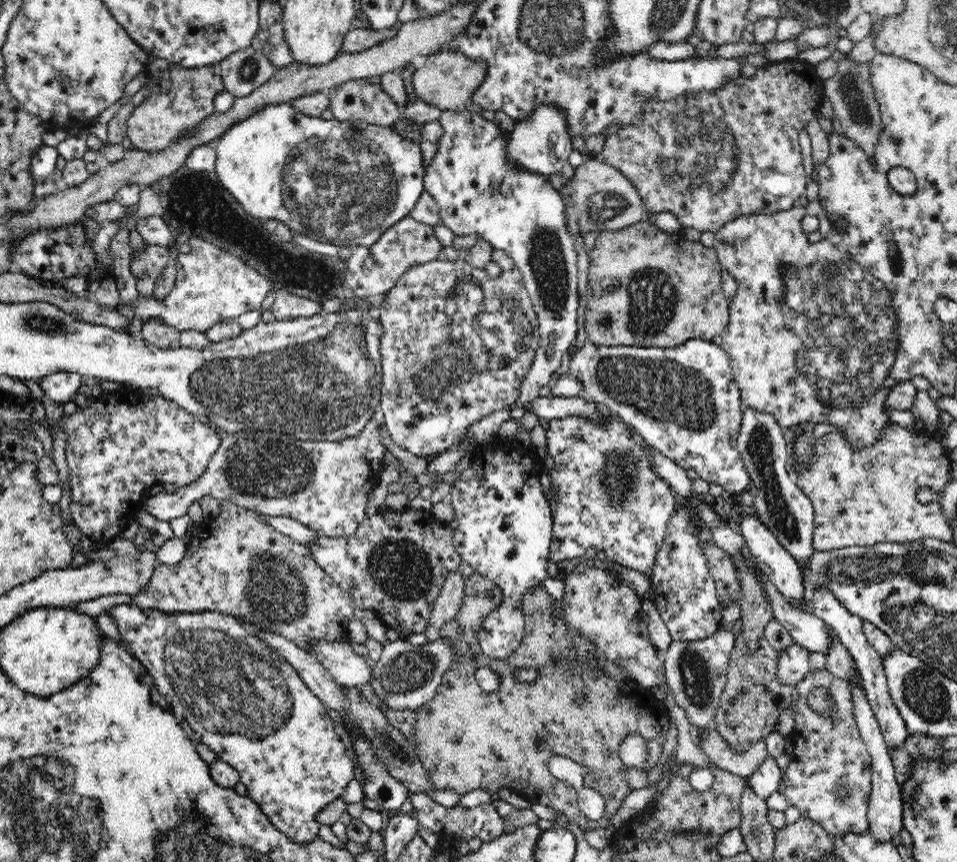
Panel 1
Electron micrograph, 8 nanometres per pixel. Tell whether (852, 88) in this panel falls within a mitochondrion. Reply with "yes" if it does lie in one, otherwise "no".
yes

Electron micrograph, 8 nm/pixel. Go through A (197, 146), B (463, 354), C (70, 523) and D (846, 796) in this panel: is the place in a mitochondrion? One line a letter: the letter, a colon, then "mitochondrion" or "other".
A: other
B: mitochondrion
C: other
D: mitochondrion

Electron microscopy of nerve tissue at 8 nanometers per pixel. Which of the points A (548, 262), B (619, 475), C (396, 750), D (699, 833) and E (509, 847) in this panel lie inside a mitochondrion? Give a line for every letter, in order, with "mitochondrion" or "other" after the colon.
A: mitochondrion
B: mitochondrion
C: mitochondrion
D: mitochondrion
E: other

